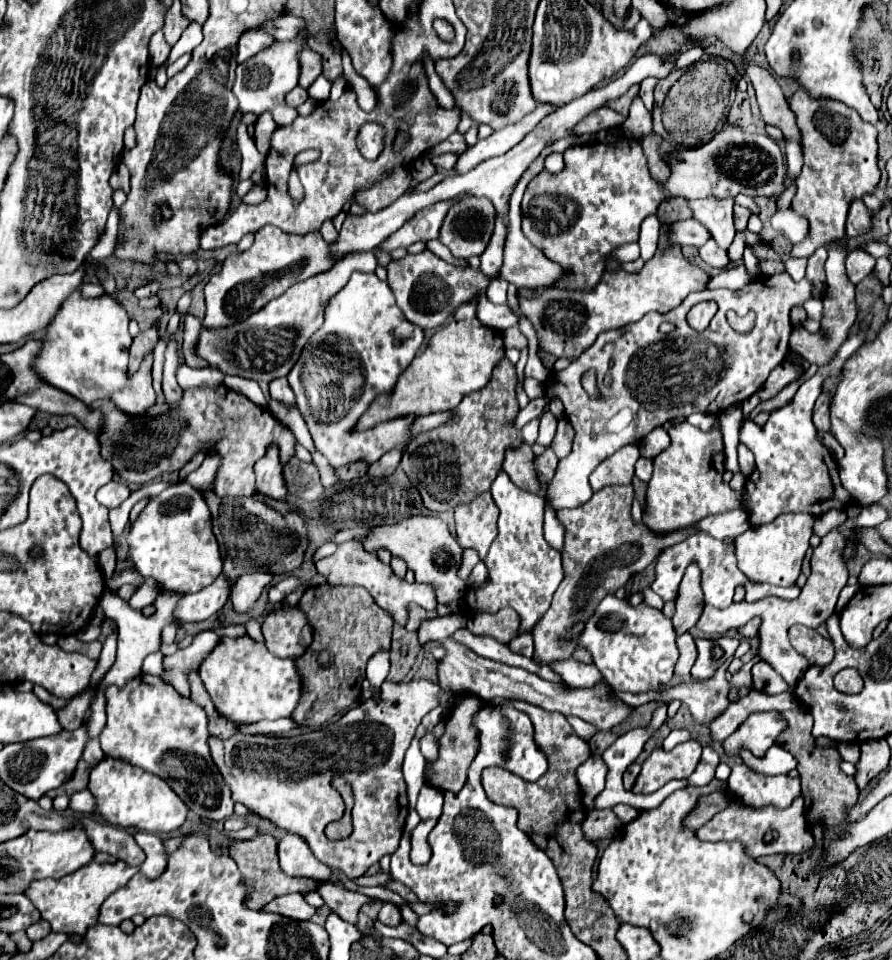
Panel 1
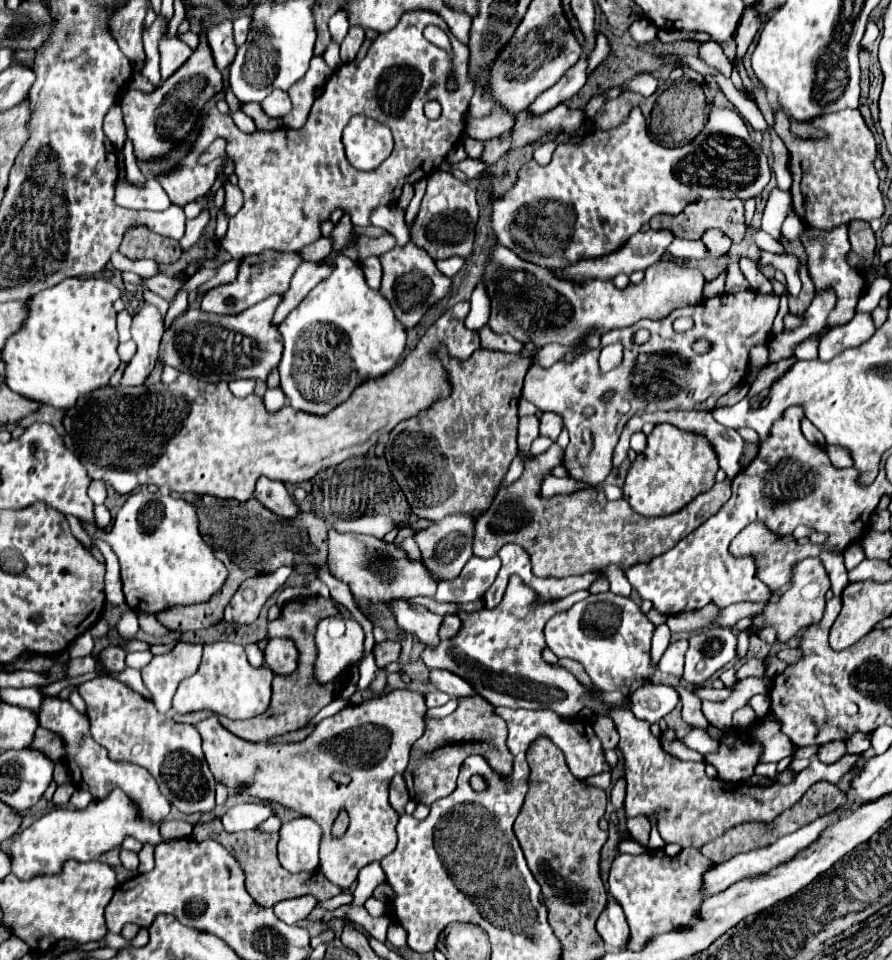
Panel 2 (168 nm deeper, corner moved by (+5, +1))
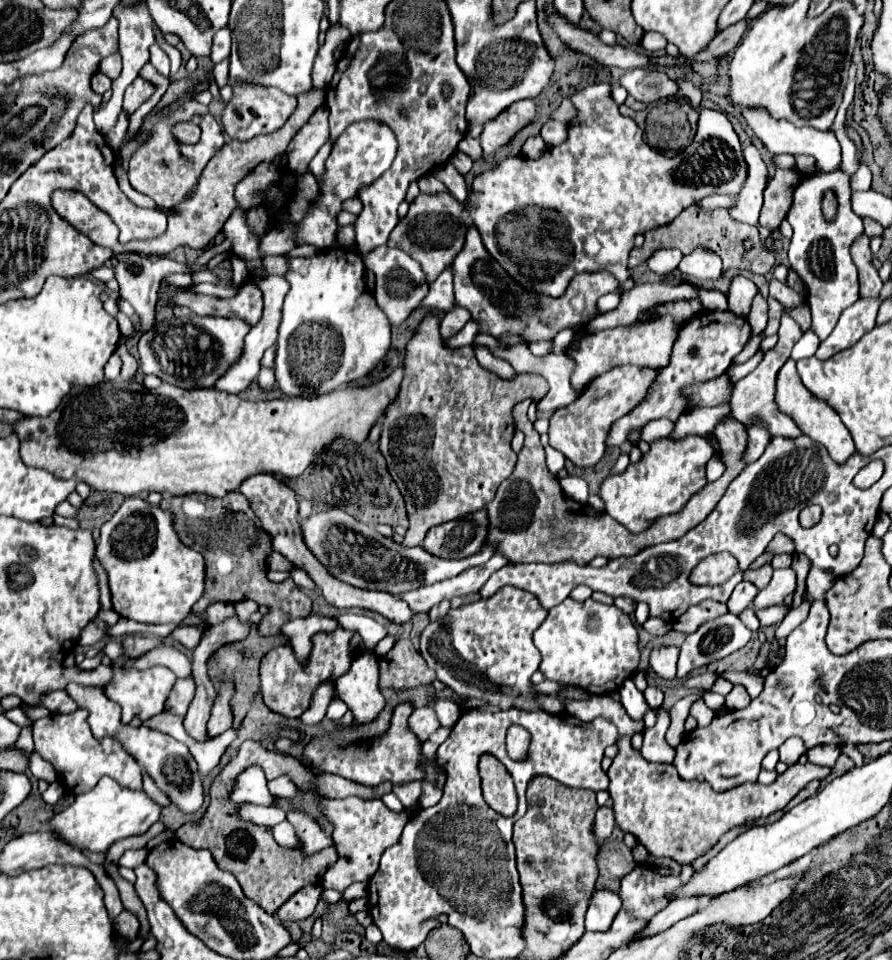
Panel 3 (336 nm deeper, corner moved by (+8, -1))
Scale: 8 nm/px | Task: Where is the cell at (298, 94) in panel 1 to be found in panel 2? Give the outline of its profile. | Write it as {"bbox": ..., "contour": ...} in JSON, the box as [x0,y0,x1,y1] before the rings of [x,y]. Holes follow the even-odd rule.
{"bbox":[260,90,292,120],"contour":[[[274,90],[270,96],[266,96],[262,102],[260,102],[260,108],[266,116],[274,118],[274,120],[280,120],[284,118],[286,114],[290,114],[292,110],[292,100],[288,96],[288,92],[282,92],[282,90]]]}

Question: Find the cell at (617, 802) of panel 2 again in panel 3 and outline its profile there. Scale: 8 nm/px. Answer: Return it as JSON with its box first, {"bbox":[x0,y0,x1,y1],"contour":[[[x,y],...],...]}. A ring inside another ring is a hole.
{"bbox":[595,806,615,844],"contour":[[[601,806],[597,816],[595,816],[595,836],[599,840],[599,844],[611,834],[615,826],[615,814],[613,814],[613,808],[611,806]]]}

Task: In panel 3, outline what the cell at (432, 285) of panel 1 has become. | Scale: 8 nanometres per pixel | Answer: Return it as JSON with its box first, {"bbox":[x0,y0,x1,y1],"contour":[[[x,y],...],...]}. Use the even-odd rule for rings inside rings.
{"bbox":[363,246,429,326],"contour":[[[379,246],[371,250],[369,254],[363,256],[363,260],[365,260],[365,266],[375,272],[375,278],[377,278],[375,298],[377,298],[379,308],[387,314],[393,326],[403,324],[429,292],[429,286],[427,286],[429,282],[421,264],[413,260],[409,254],[405,254],[403,250],[389,248],[389,246]]]}

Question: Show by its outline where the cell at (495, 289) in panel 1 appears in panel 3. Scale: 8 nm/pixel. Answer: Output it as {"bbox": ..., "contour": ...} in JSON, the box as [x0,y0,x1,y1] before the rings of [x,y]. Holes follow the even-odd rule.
{"bbox":[445,320,479,348],"contour":[[[469,320],[469,322],[461,328],[461,332],[459,332],[457,336],[453,336],[451,340],[447,340],[445,344],[447,344],[447,346],[451,346],[451,348],[467,346],[467,344],[471,344],[471,342],[475,340],[475,336],[477,336],[477,328],[479,328],[479,324],[477,324],[475,320]]]}

